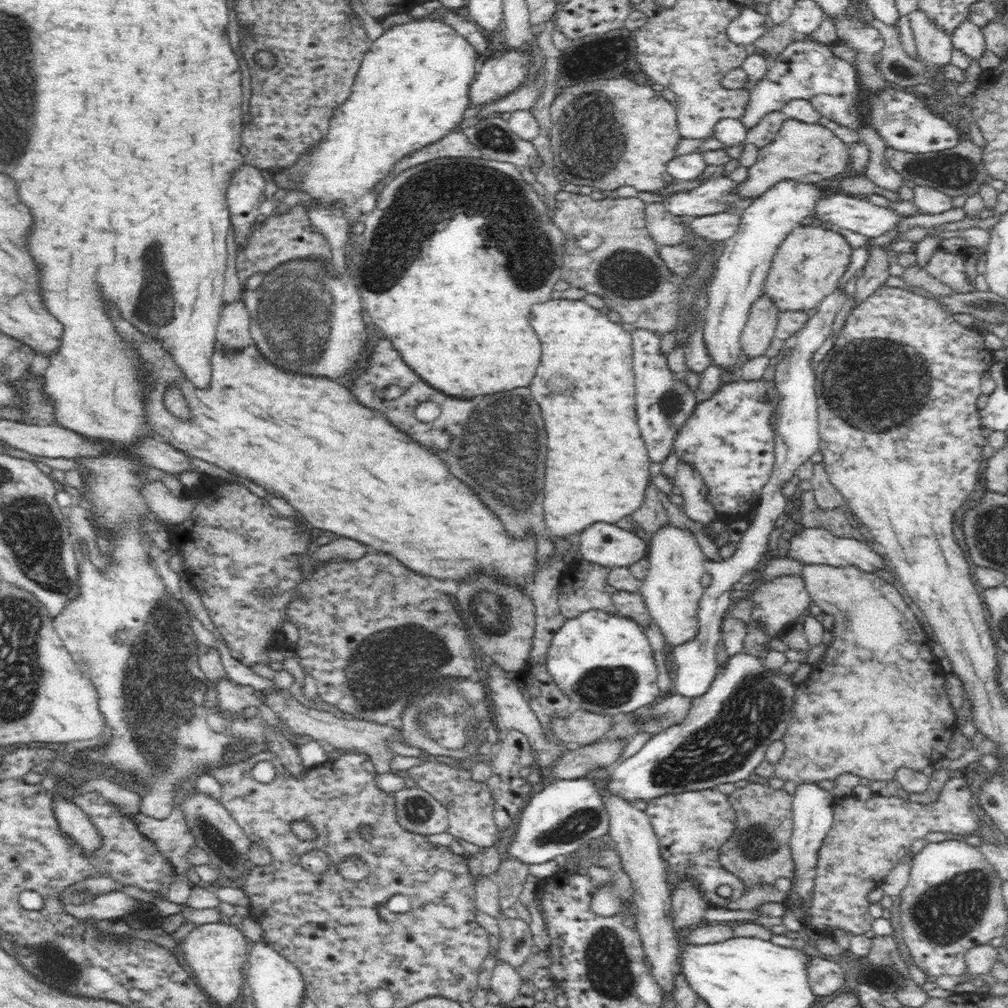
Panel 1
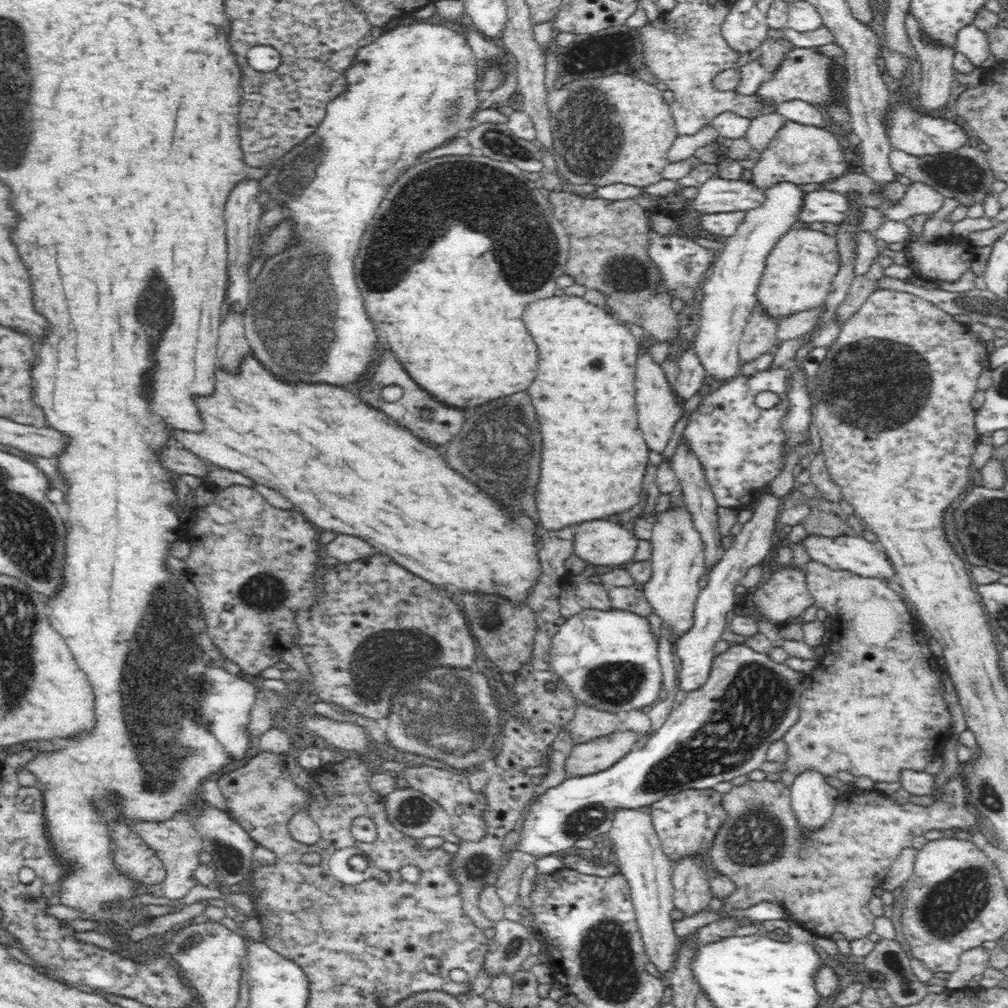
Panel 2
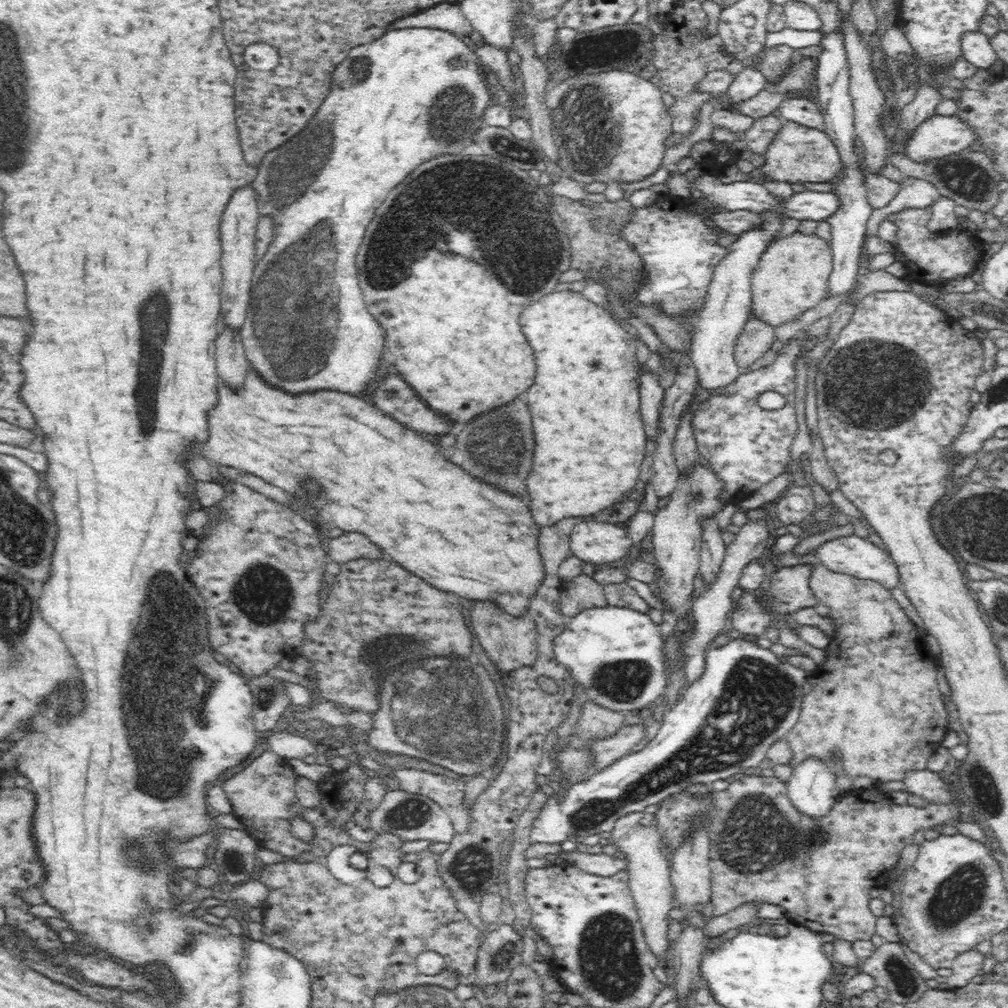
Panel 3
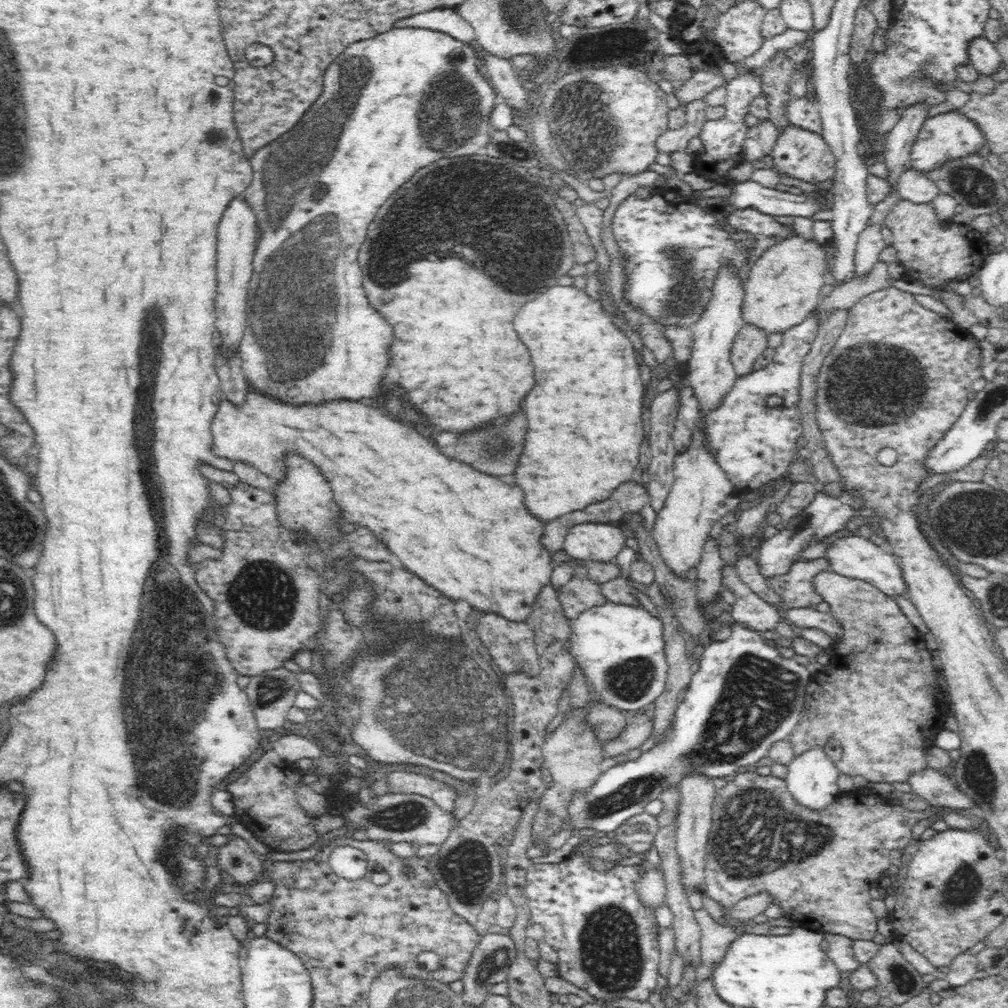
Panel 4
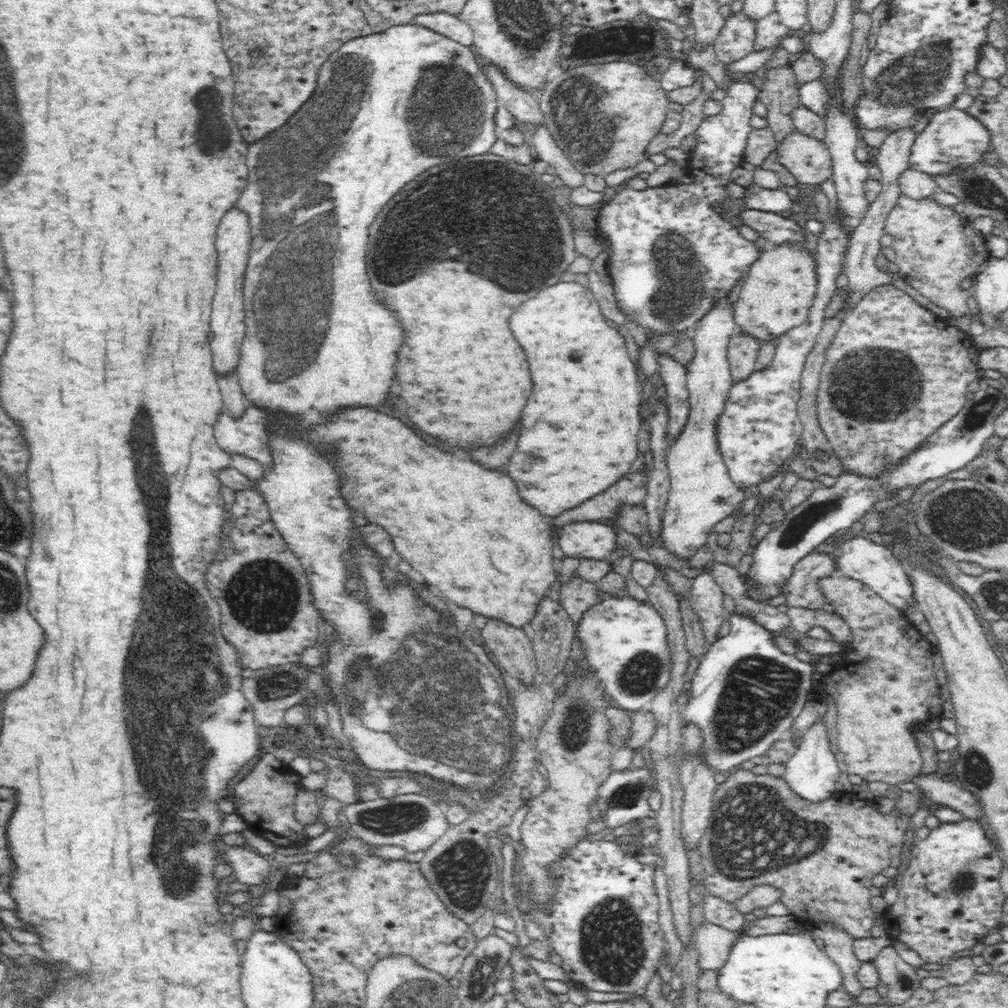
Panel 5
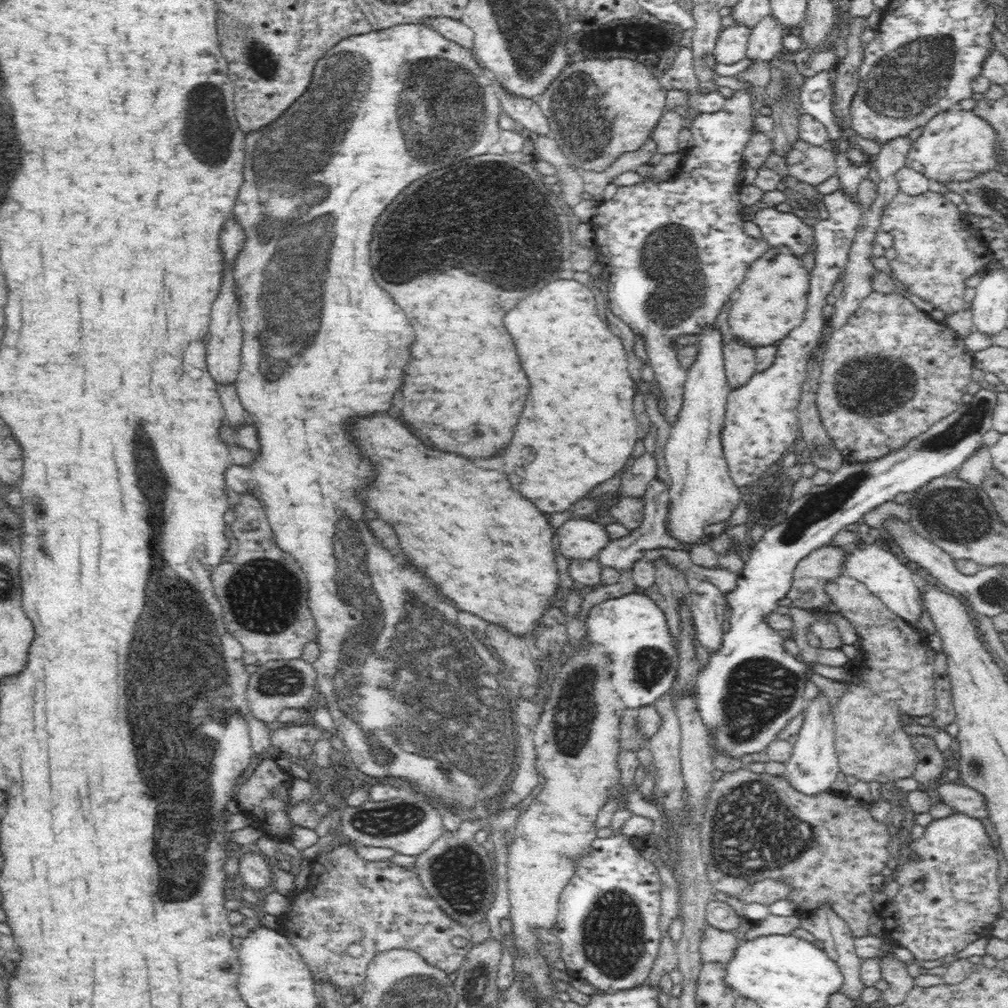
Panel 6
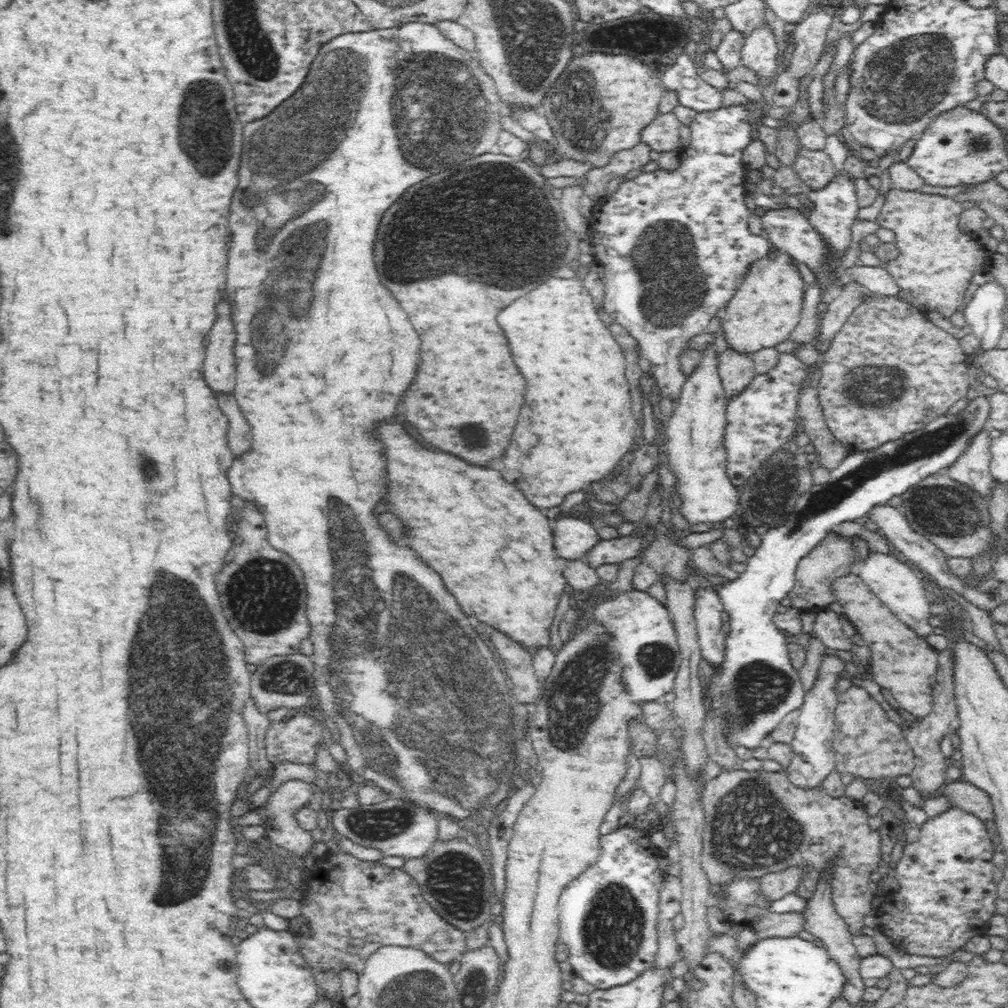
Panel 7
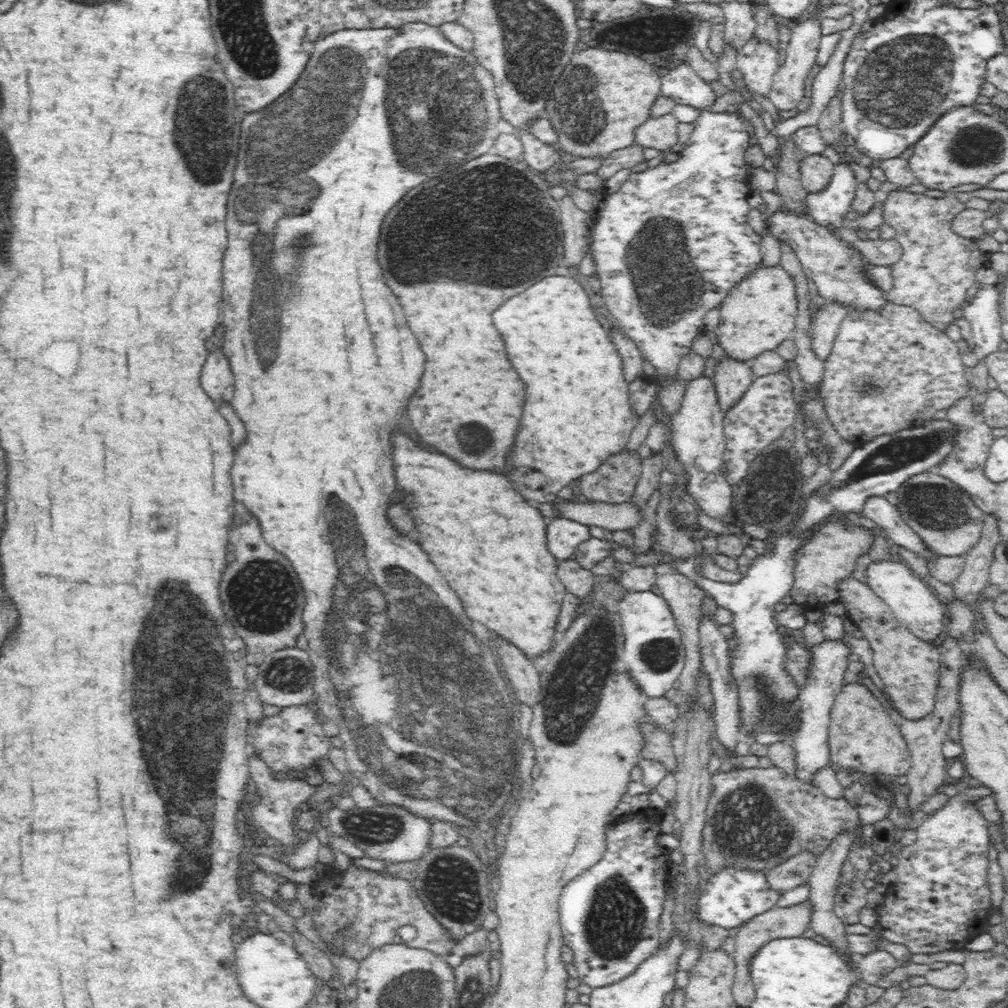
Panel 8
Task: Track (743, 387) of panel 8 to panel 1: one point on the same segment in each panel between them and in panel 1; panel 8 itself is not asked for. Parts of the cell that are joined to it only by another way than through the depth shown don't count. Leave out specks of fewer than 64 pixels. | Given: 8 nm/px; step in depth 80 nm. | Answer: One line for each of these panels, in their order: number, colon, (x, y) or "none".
1: (758, 334)
2: (759, 337)
3: (756, 338)
4: (751, 342)
5: (743, 351)
6: (739, 360)
7: (736, 370)

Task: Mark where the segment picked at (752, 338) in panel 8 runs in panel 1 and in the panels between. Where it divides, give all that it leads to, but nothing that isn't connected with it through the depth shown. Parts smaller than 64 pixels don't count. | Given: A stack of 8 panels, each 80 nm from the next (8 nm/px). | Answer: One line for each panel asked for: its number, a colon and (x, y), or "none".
1: (807, 266)
2: (798, 275)
3: (792, 276)
4: (784, 285)
5: (777, 293)
6: (772, 301)
7: (767, 307)

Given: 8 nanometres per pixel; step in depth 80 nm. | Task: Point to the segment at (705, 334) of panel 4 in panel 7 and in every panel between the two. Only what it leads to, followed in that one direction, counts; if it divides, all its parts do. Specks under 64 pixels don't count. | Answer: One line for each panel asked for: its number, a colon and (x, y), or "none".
5: (702, 493)
6: (702, 492)
7: (696, 454)

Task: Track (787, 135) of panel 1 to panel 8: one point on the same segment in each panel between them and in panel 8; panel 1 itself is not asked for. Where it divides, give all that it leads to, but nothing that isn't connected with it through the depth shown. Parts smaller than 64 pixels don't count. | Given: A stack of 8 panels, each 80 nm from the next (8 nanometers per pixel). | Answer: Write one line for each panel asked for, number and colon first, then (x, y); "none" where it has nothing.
2: (801, 154)
3: (798, 153)
4: (804, 154)
5: (809, 161)
6: (812, 164)
7: (814, 167)
8: (816, 171)

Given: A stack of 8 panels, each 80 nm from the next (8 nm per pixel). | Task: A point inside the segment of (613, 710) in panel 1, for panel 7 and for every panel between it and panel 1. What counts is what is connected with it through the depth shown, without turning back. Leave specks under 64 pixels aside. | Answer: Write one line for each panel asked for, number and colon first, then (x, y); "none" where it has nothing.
2: (608, 659)
3: (615, 653)
4: (620, 648)
5: (624, 640)
6: (631, 630)
7: (641, 627)

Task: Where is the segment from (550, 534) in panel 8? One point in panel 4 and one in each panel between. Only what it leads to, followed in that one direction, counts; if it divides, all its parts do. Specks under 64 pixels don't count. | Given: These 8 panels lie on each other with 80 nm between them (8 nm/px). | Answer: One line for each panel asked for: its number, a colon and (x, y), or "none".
4: (600, 542)
5: (588, 539)
6: (578, 538)
7: (573, 538)

